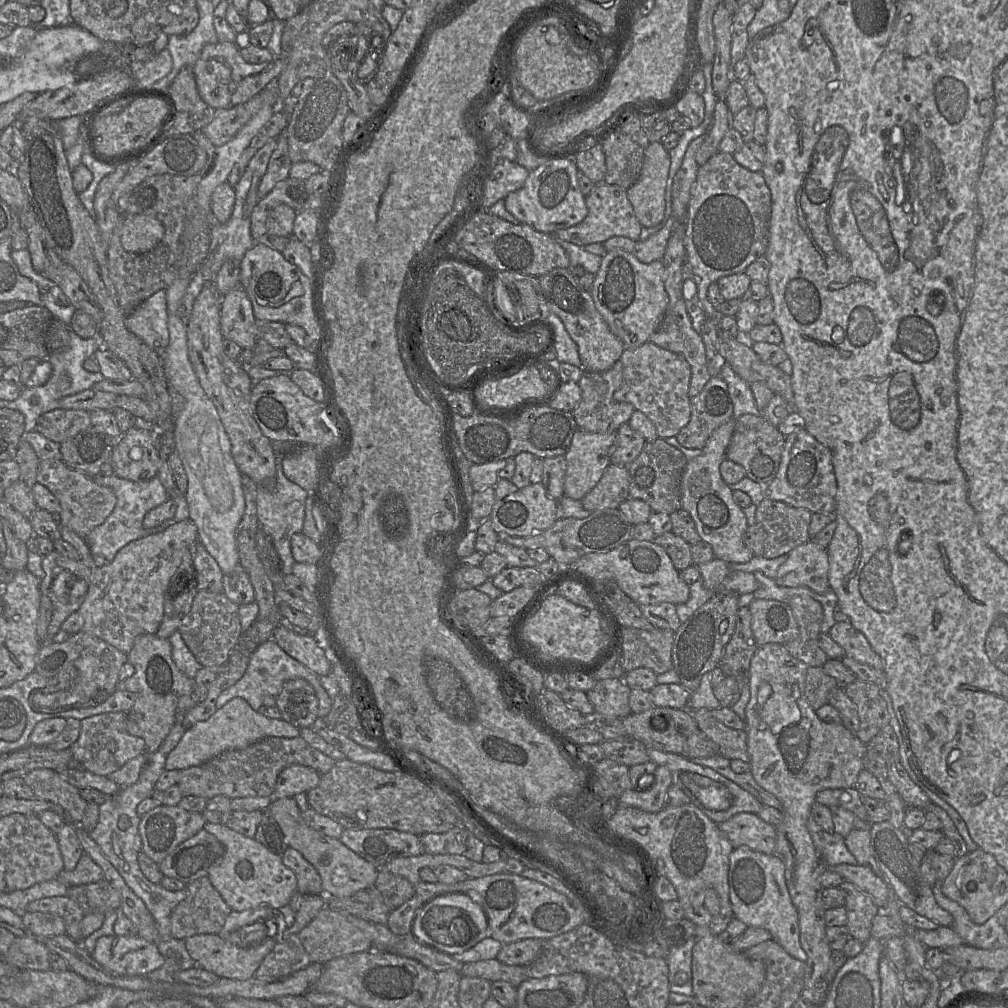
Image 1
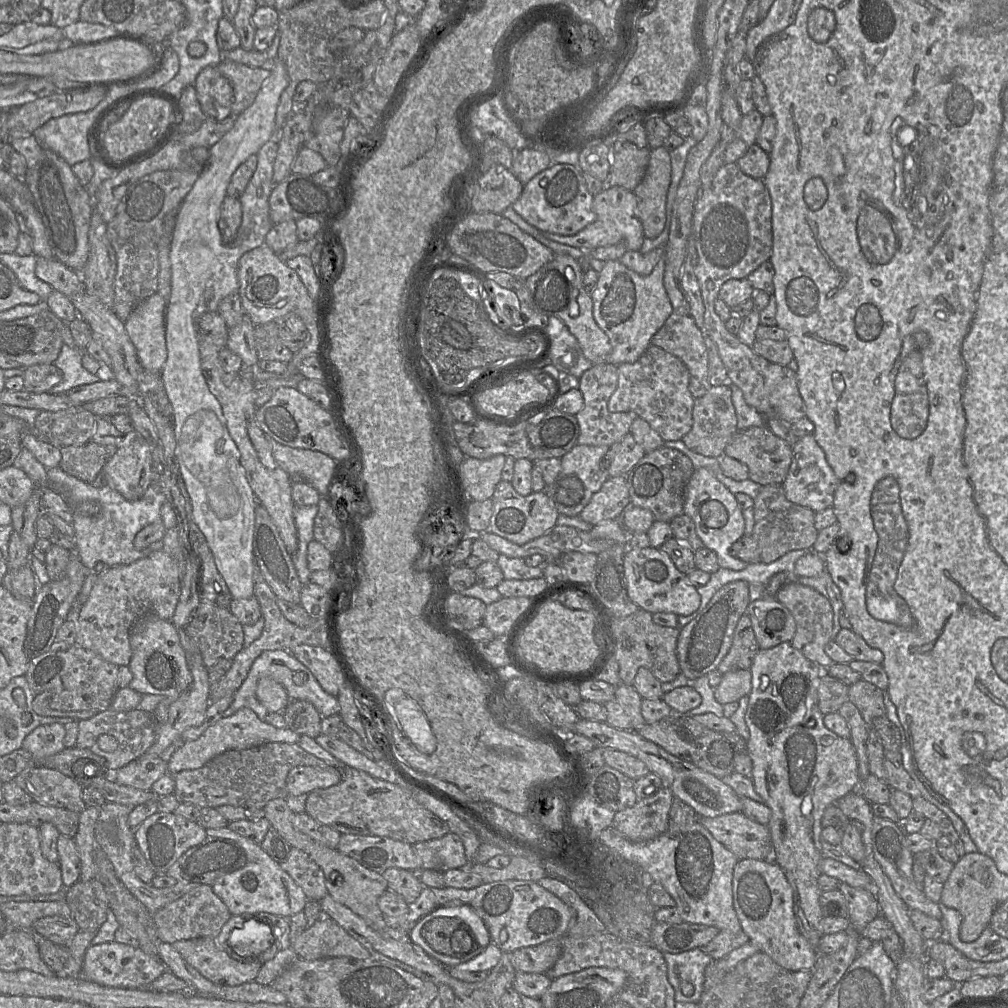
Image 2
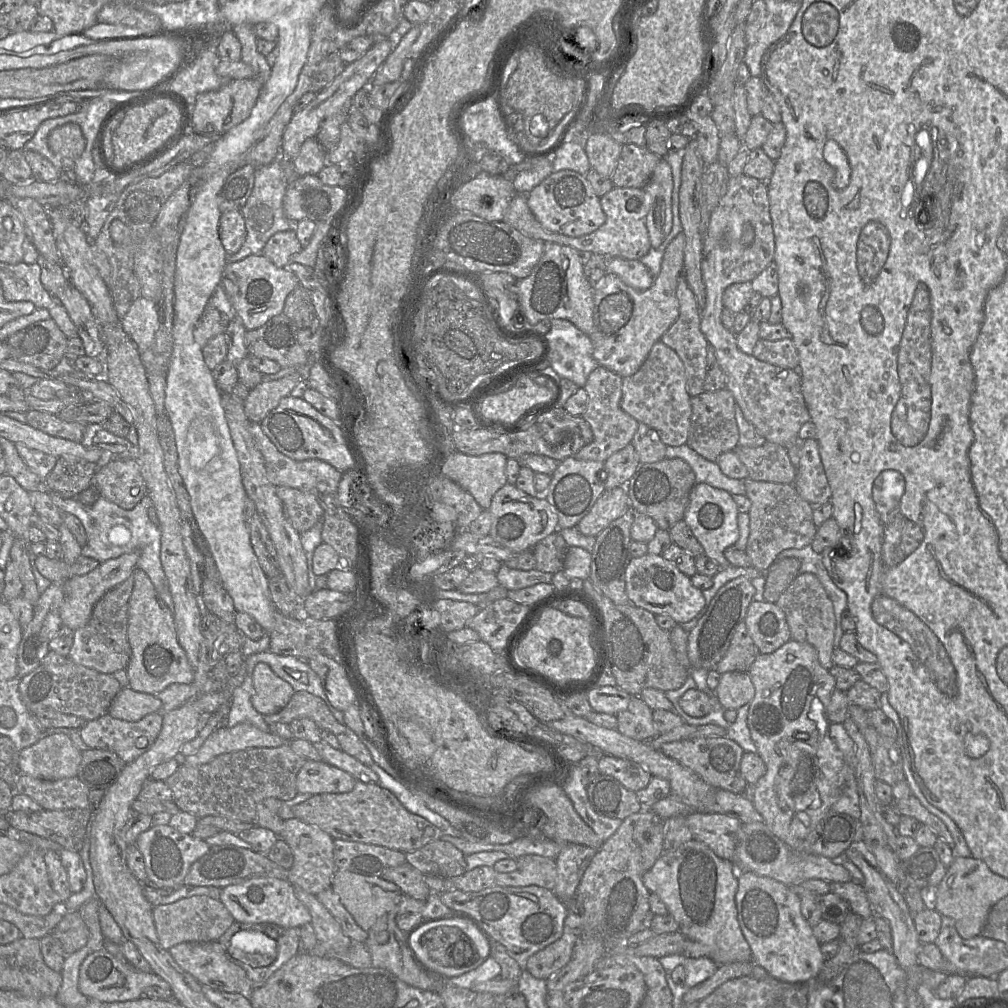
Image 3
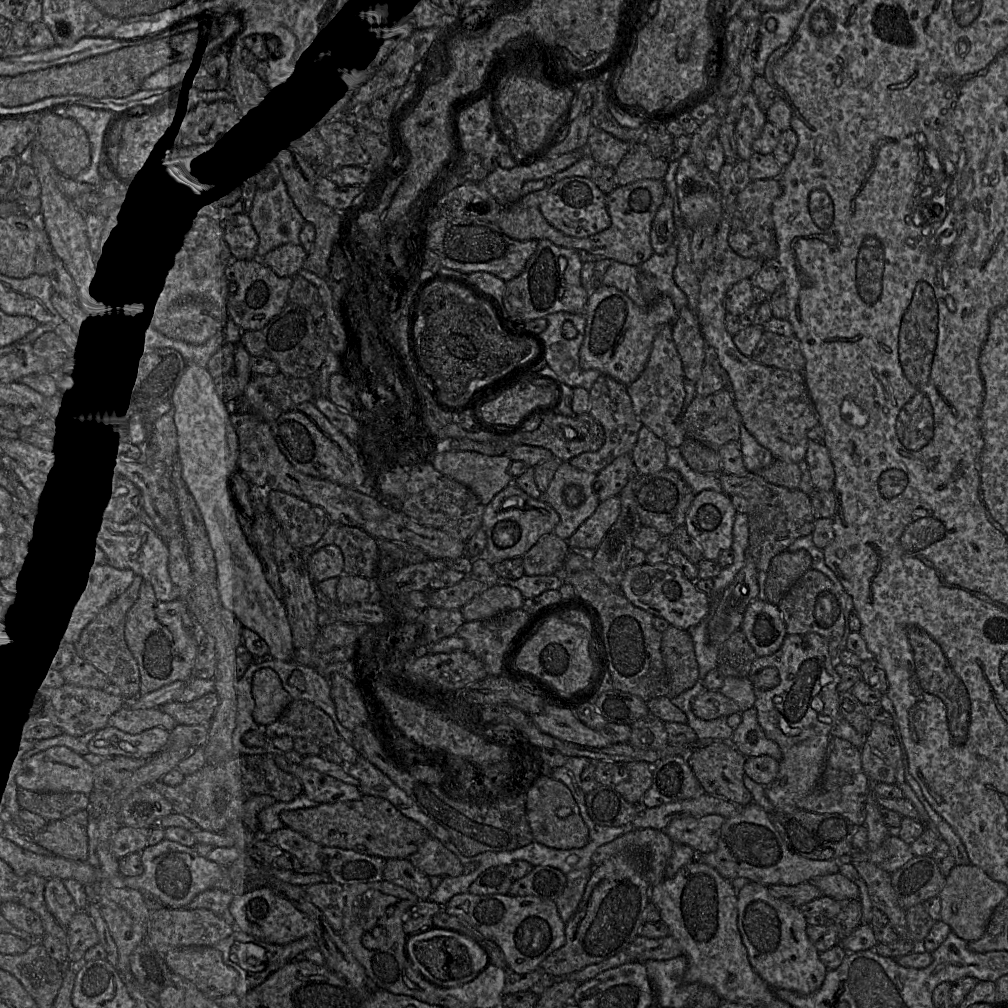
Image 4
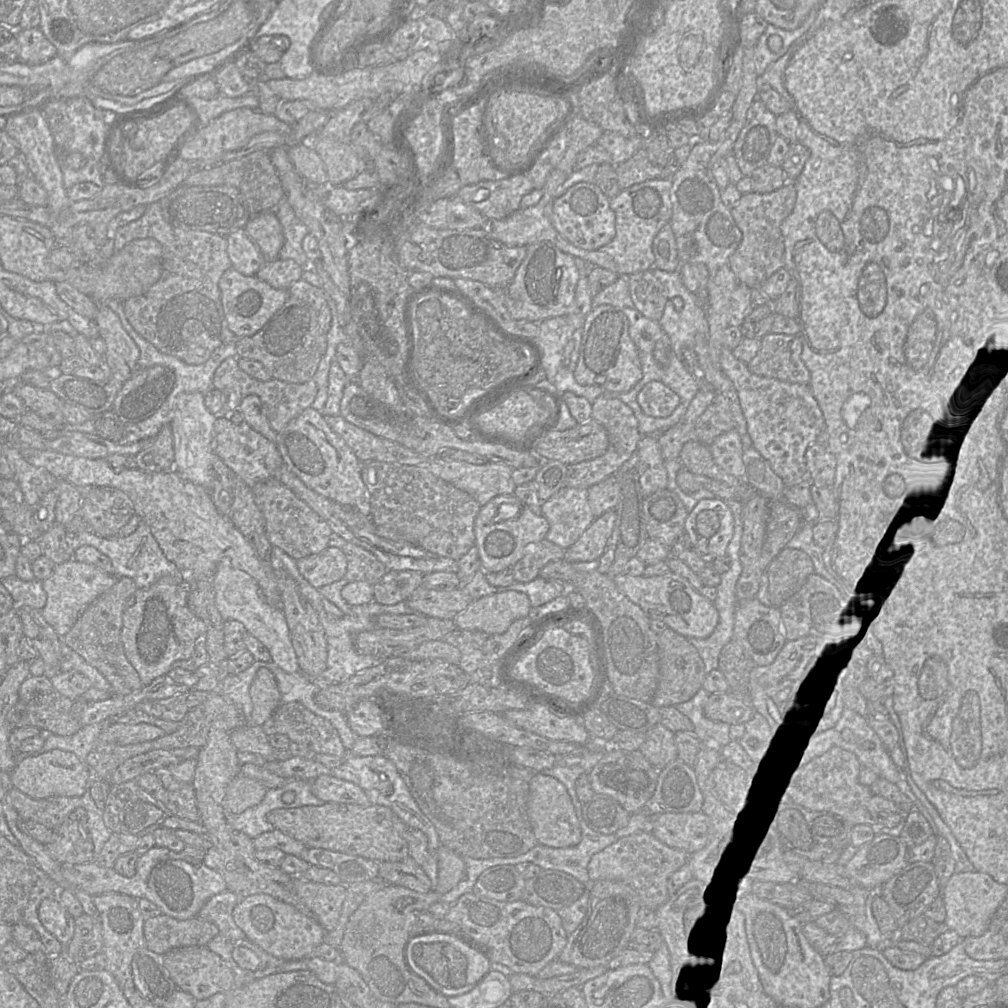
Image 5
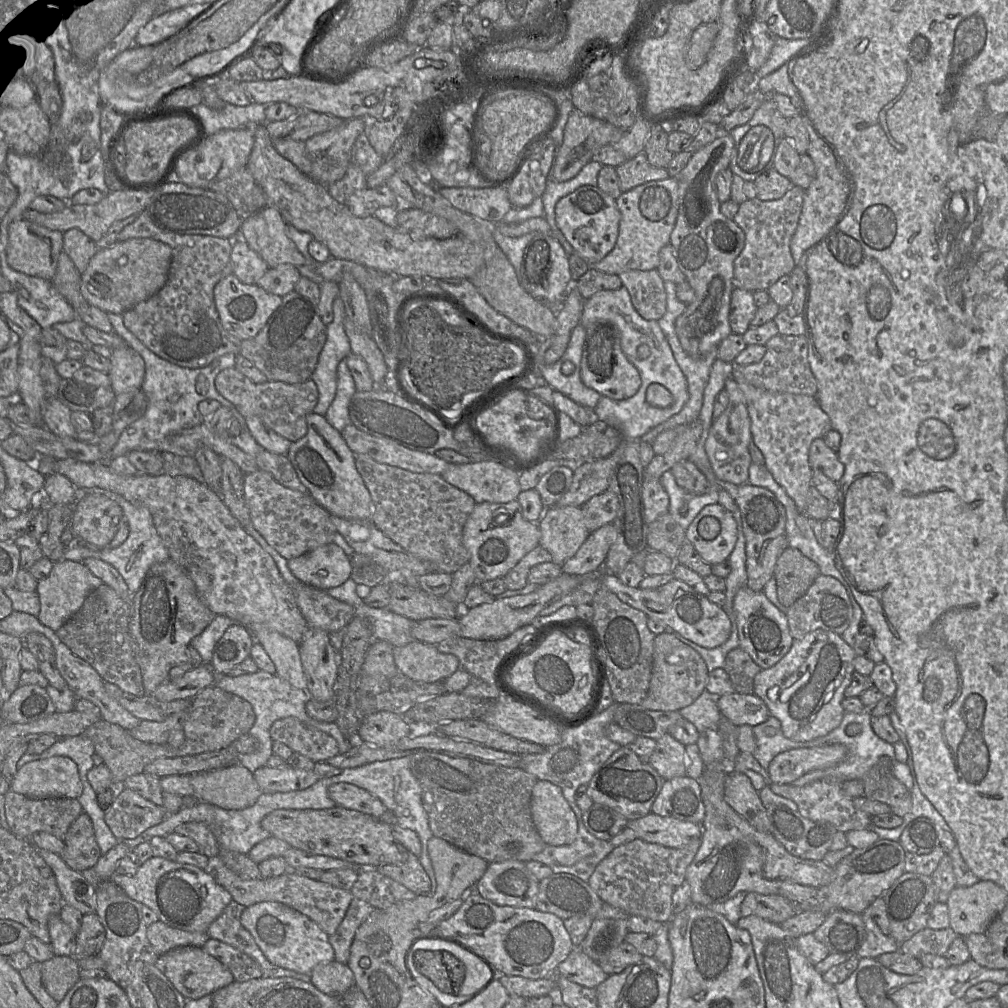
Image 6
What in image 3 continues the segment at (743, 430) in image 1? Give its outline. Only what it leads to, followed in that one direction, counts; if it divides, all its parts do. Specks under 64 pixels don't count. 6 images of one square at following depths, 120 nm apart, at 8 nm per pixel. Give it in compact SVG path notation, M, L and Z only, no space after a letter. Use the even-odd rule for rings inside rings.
M766 441L757 447L738 445L734 452L746 466L748 478L755 481L793 484L797 469L784 446Z

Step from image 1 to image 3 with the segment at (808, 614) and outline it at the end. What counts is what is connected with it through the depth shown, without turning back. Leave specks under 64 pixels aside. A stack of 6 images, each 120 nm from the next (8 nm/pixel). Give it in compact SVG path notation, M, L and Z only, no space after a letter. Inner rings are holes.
M812 573L799 574L781 594L776 604L786 616L791 638L812 645L817 651L819 662L825 669L829 670L833 667L836 618L833 603L819 579Z

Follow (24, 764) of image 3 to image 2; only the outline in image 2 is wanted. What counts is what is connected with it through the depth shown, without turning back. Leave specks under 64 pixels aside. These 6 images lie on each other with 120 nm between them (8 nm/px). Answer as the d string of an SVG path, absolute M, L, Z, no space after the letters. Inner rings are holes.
M60 723L40 725L25 737L21 748L28 751L37 764L41 764L46 758L51 757L65 749L64 737L64 725Z

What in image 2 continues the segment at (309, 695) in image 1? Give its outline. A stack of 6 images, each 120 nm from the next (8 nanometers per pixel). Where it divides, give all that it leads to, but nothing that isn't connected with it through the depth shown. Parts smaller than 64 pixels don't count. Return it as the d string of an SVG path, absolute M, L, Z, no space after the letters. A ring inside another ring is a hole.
M291 700L283 711L286 727L299 735L316 738L321 734L321 720L315 706L305 700Z

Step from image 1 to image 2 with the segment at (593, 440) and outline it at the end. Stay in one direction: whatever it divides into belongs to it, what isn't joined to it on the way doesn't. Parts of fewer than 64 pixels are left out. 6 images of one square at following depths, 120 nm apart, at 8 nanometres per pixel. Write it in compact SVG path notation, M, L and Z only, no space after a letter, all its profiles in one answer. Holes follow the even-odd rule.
M576 444L561 459L561 471L551 485L546 485L545 493L559 514L566 516L579 516L589 503L592 495L596 493L609 478L604 467L605 456L609 446L590 446Z

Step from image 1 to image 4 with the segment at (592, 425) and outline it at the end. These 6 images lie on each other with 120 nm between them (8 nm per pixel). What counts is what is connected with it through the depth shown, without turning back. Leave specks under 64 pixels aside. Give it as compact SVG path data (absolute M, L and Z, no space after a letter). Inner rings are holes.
M604 374L597 378L589 390L589 412L587 414L603 428L604 444L599 450L584 452L568 462L577 469L597 475L618 456L632 452L643 424L634 413L627 386Z

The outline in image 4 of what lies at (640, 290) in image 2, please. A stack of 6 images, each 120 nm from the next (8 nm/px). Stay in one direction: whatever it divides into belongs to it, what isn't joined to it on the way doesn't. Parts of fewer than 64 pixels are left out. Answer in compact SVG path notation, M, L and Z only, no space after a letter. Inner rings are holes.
M602 285L591 291L584 310L586 327L579 351L580 367L598 370L630 385L645 369L658 330L671 325L677 314L672 299L665 295L647 307L639 307L615 287Z

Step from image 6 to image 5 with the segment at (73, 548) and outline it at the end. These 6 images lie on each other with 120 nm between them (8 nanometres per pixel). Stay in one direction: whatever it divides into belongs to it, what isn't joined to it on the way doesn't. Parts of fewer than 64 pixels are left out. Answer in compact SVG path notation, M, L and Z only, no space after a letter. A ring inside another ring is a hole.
M143 520L137 529L126 537L117 535L110 538L101 538L92 531L85 531L70 539L67 536L67 541L72 559L74 559L74 553L79 547L92 546L110 558L116 576L131 578L138 589L148 588L163 576L178 575L175 564L166 558L150 527Z

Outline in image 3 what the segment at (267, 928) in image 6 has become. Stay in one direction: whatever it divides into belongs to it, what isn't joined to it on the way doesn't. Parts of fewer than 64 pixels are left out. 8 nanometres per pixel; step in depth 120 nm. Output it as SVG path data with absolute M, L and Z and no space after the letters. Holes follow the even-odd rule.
M251 878L222 888L220 900L235 921L246 925L270 923L280 928L300 928L312 922L310 912L297 899L295 887L288 880Z

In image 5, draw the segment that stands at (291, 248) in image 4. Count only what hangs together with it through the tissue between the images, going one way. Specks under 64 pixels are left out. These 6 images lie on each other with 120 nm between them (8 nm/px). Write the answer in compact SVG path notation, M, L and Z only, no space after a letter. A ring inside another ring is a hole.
M277 259L266 262L256 276L275 289L288 290L297 280L302 278L302 268L292 259Z

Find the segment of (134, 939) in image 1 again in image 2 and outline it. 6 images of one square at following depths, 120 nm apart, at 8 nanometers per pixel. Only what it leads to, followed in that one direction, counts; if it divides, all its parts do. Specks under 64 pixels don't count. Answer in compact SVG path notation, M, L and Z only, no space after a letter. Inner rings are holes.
M116 941L91 945L84 956L82 976L96 984L123 989L147 989L165 971L164 963L144 953L139 947Z

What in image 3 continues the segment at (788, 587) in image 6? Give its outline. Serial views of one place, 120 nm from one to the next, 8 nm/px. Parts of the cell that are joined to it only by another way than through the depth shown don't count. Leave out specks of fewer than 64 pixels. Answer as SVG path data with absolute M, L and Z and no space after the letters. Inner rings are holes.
M797 558L776 560L765 572L764 600L776 603L781 594L800 574L801 563Z

